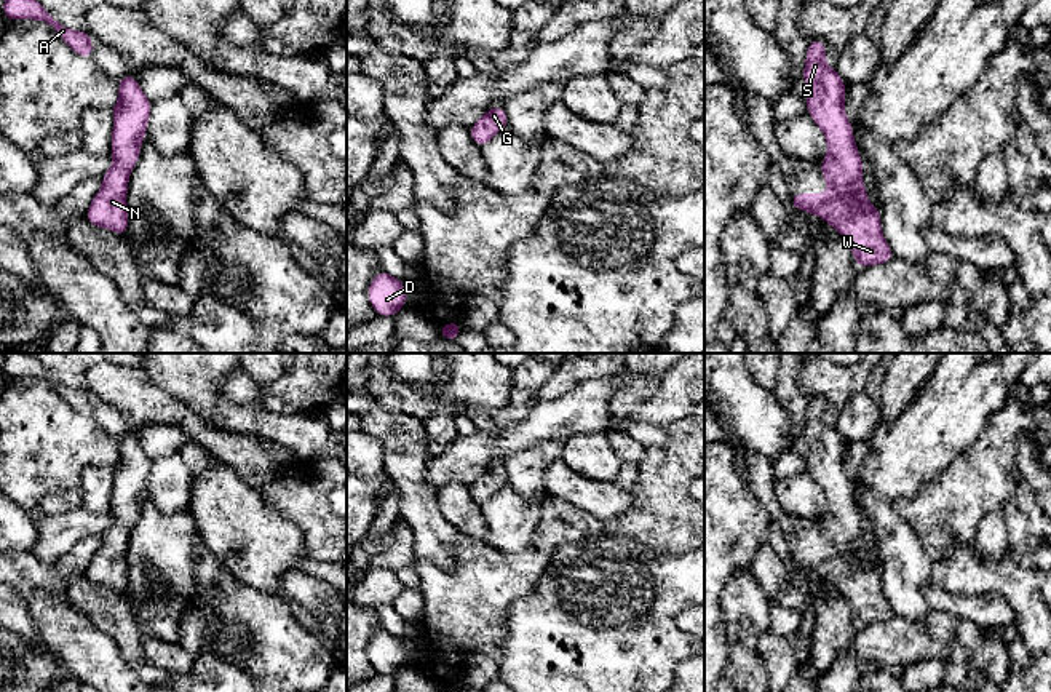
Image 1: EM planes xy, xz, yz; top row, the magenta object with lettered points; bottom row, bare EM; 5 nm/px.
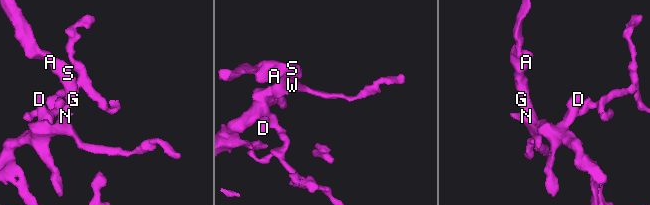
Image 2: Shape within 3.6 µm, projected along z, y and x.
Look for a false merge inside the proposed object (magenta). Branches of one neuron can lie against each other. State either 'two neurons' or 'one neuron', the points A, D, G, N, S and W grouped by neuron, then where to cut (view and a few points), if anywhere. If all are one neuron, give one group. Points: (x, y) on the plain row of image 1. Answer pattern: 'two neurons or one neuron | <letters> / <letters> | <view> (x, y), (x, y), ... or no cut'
one neuron | A D G N S W | no cut

